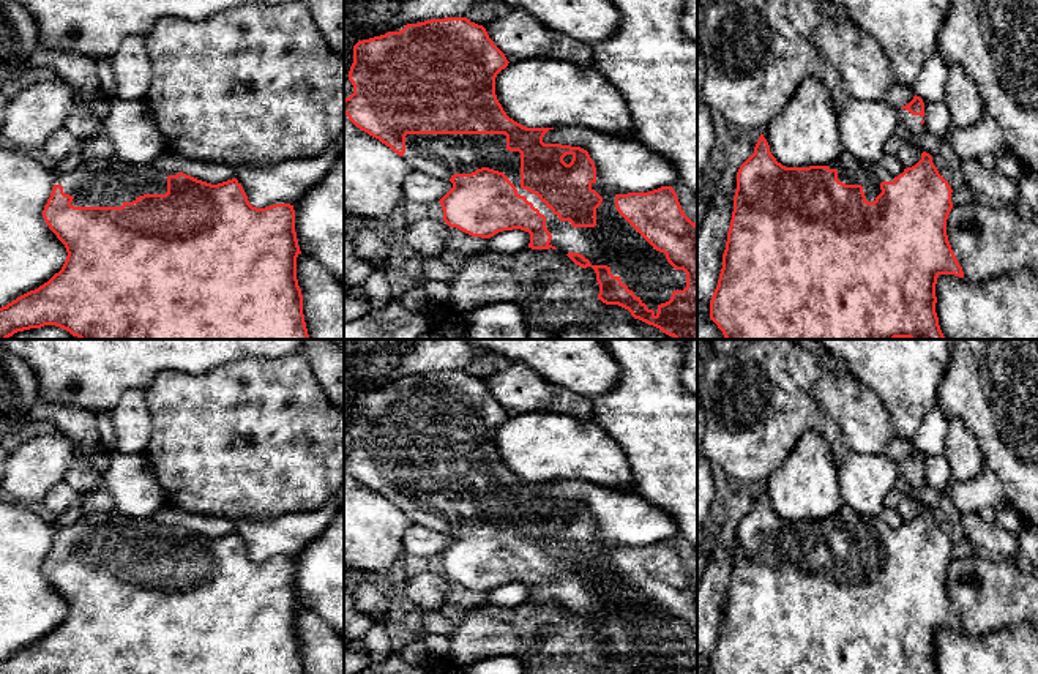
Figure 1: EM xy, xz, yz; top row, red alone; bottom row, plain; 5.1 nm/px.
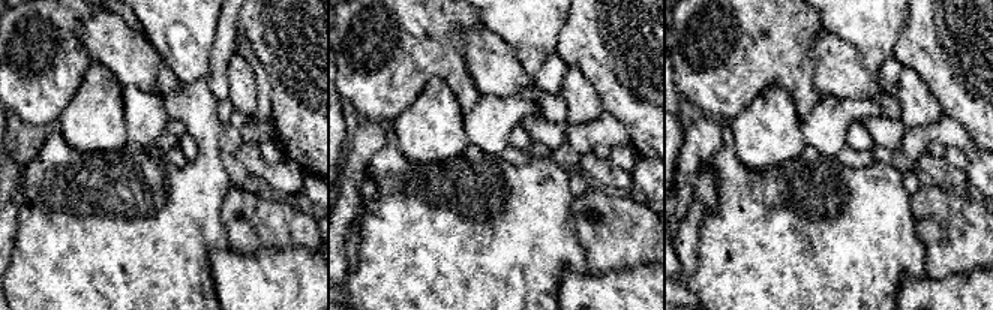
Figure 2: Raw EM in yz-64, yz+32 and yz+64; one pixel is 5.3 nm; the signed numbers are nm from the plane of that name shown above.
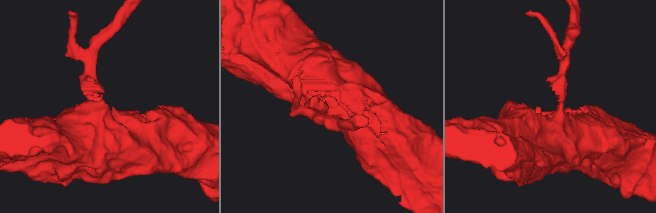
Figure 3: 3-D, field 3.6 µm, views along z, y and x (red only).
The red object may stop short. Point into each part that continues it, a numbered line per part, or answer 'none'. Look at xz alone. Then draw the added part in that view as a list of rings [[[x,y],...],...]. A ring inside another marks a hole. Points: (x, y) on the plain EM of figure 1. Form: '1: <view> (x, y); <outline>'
1: xz (614, 595); [[[407,488],[405,507],[402,510],[413,522],[440,534],[450,535],[454,527],[472,527],[476,522],[489,521],[503,526],[516,540],[517,548],[525,549],[541,568],[546,570],[546,581],[552,589],[549,598],[557,605],[579,606],[592,619],[607,619],[614,630],[618,630],[648,663],[658,666],[658,660],[670,653],[674,644],[686,641],[686,627],[675,623],[664,606],[656,605],[615,562],[615,549],[599,545],[598,537],[592,537],[603,556],[596,562],[595,581],[573,581],[569,575],[560,575],[538,549],[521,541],[521,507],[506,502],[505,488]]]

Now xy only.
1: xy (106, 535); [[[118,511],[98,513],[80,518],[73,524],[57,524],[55,538],[63,540],[63,546],[73,549],[74,560],[121,560],[144,548],[166,548],[167,530],[178,526],[166,526],[150,518],[126,518]]]

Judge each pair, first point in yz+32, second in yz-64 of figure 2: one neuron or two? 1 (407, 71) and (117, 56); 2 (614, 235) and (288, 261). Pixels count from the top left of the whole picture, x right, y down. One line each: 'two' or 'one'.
1: two
2: two

